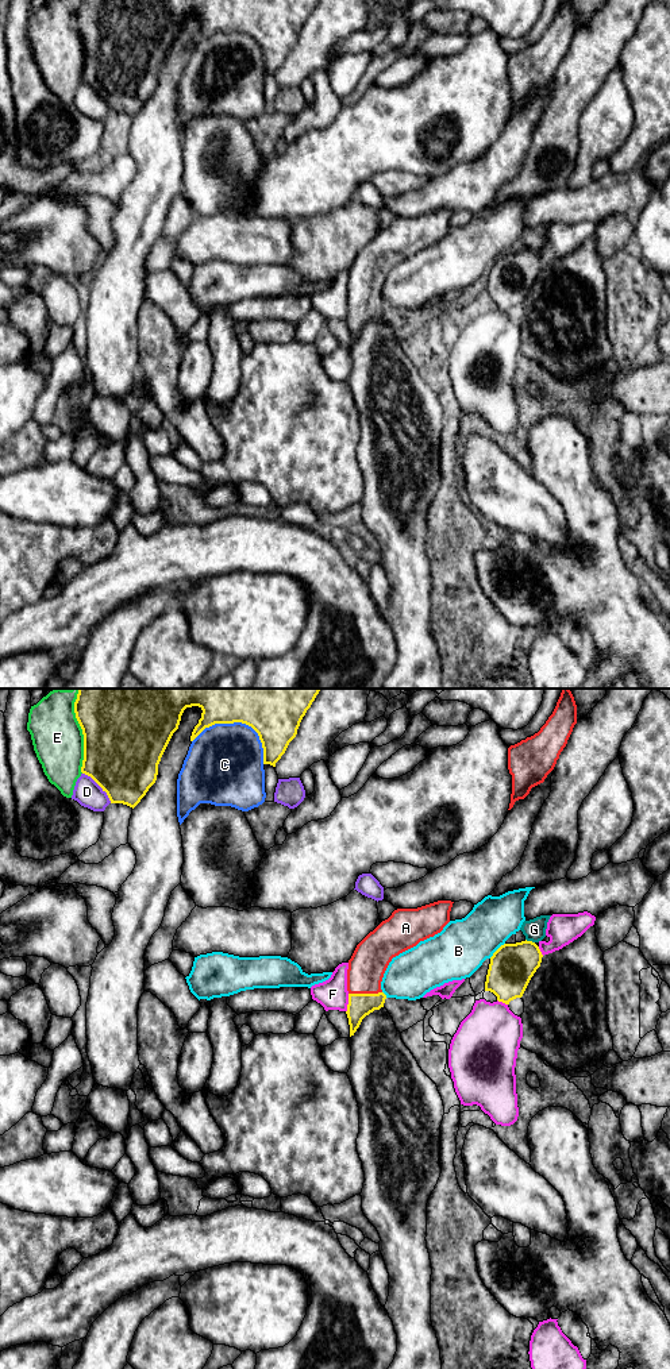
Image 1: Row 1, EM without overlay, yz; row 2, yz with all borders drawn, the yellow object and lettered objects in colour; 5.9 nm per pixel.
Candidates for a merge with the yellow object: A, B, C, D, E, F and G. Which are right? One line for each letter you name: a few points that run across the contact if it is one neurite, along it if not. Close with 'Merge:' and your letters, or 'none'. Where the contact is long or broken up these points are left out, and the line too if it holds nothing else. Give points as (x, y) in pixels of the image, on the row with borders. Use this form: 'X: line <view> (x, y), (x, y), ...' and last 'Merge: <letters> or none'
Merge: A

